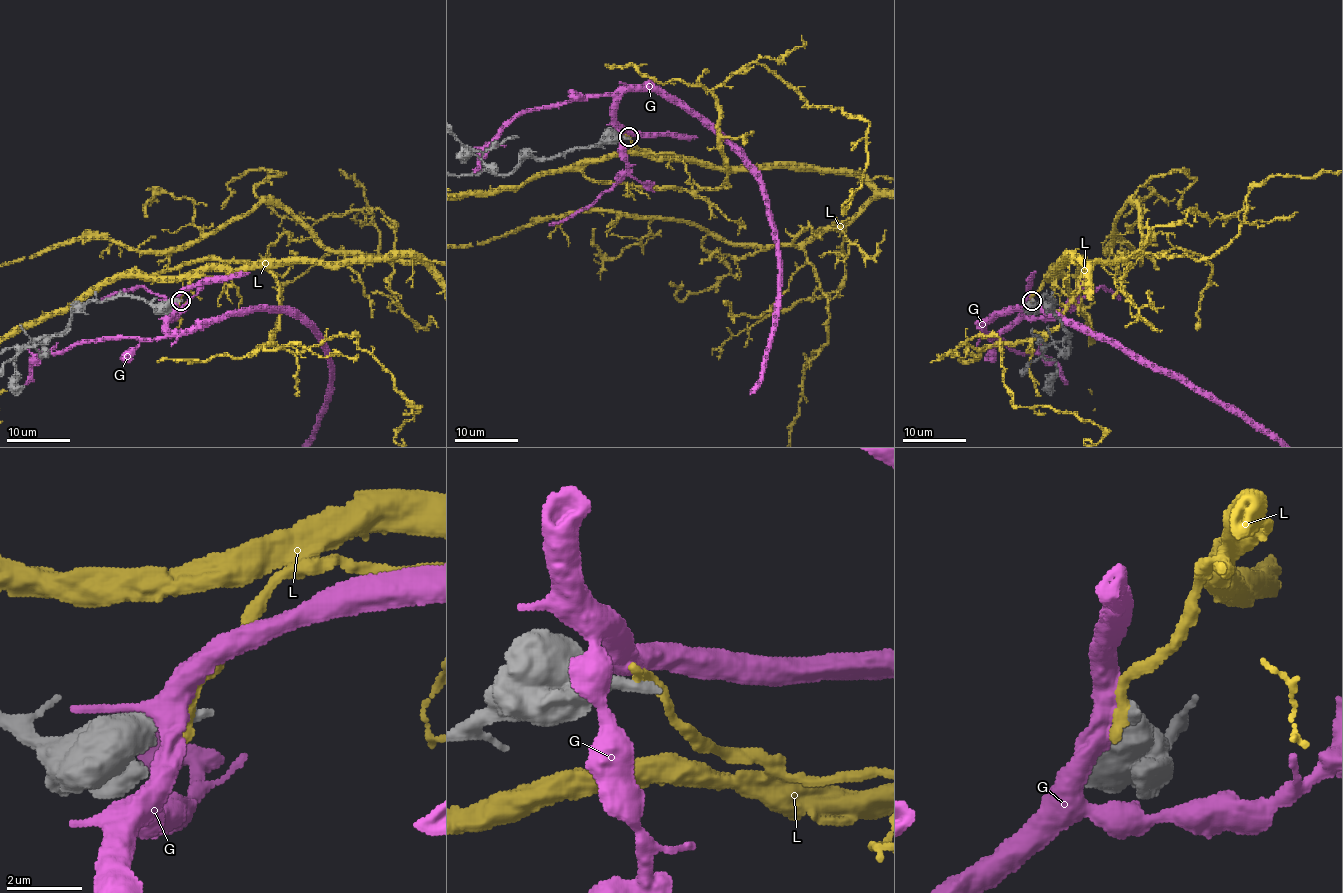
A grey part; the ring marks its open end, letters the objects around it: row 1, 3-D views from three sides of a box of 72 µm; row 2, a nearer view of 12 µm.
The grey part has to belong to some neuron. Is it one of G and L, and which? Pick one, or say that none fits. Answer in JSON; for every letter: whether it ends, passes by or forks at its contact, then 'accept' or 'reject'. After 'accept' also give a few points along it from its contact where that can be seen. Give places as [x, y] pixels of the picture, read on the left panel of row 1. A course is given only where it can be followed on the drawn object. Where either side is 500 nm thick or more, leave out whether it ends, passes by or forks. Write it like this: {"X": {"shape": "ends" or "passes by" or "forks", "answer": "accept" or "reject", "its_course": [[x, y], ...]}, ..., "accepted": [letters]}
{"G": {"answer": "reject"}, "L": {"shape": "ends", "answer": "reject"}, "accepted": []}

